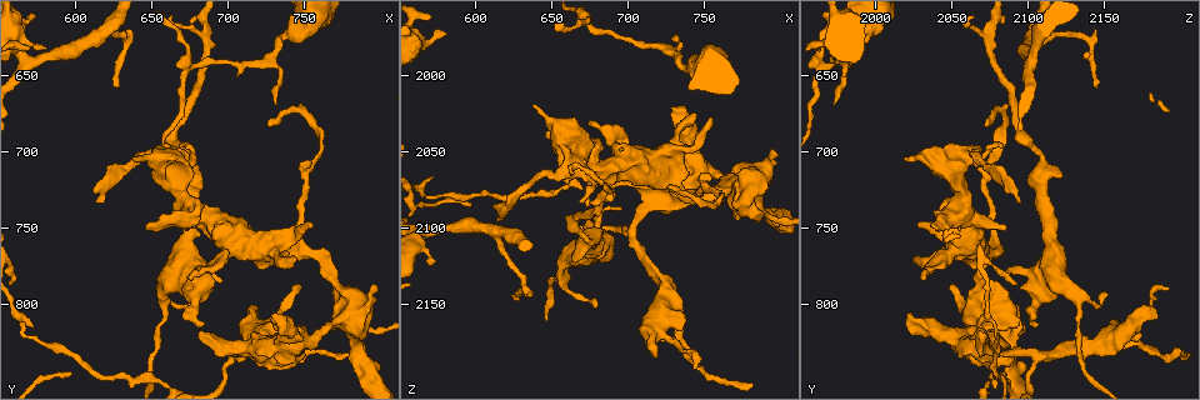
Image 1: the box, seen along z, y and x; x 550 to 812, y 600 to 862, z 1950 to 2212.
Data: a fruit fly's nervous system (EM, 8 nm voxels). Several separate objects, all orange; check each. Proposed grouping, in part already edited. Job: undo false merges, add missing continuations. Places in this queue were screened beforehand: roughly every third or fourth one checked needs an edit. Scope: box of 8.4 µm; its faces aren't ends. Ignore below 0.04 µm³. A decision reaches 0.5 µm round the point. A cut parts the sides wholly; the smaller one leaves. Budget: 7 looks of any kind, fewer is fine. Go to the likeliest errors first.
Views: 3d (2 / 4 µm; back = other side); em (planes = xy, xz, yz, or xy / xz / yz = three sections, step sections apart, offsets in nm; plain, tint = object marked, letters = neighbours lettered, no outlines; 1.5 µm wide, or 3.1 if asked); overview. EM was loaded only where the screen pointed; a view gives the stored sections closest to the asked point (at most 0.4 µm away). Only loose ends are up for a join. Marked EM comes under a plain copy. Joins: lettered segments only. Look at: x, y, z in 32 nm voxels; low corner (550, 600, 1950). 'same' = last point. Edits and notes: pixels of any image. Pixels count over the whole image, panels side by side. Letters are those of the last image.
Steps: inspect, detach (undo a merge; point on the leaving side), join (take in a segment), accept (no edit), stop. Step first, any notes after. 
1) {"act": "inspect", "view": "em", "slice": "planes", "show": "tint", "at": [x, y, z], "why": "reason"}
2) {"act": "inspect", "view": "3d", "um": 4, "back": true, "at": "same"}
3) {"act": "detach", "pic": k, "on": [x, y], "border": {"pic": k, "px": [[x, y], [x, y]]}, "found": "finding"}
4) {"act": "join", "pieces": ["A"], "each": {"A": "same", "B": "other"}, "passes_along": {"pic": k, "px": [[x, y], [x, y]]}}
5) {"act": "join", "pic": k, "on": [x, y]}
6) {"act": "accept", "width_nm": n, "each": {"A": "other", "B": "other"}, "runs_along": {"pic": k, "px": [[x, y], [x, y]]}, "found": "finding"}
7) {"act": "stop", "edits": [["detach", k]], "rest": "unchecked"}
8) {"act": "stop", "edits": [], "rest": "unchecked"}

{"act": "inspect", "view": "3d", "um": 2, "at": [578, 632, 1972], "why": "branch stops here"}

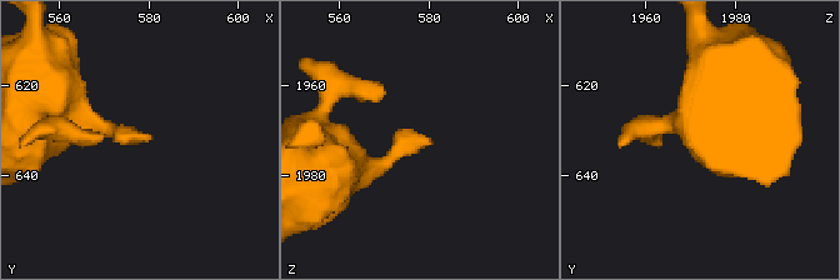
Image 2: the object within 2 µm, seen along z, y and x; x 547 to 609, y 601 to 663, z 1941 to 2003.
{"act": "inspect", "view": "em", "slice": "planes", "show": "tint", "at": [580, 632, 1972], "why": "need the tissue"}

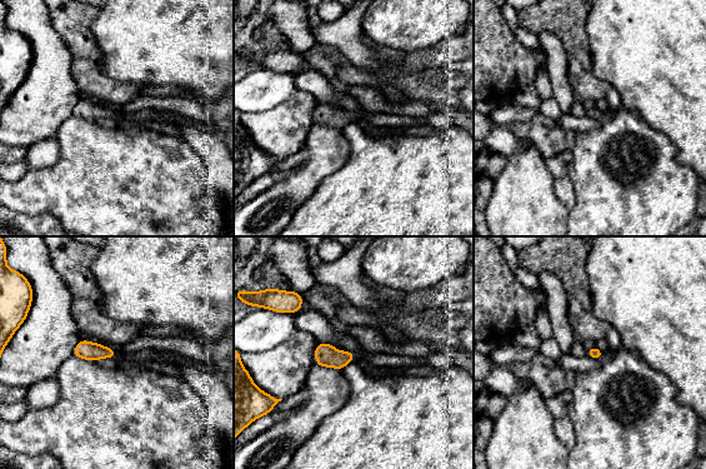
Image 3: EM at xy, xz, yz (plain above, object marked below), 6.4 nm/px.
{"act": "inspect", "view": "em", "slice": "planes", "show": "letters", "at": "same"}

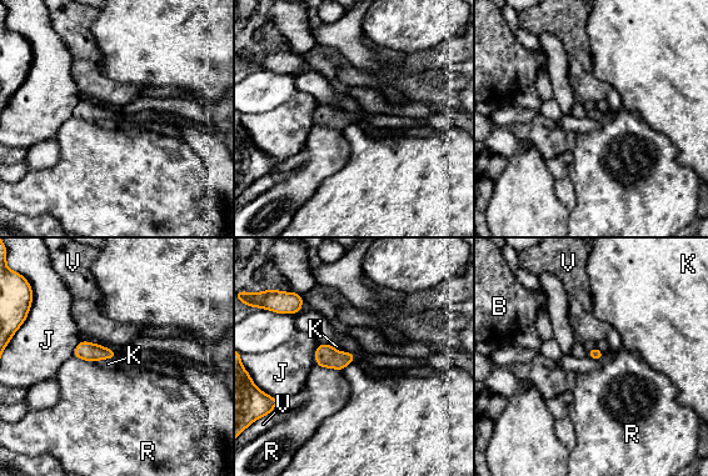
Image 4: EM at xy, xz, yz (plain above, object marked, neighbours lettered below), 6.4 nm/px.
{"act": "accept", "each": {"B": "other", "J": "other", "K": "other", "R": "other", "V": "other"}, "border": {"pic": 4, "px": [[115, 356], [94, 361]]}, "found": "none of them fits"}

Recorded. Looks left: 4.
{"act": "inspect", "view": "em", "slice": "yz", "step": 4, "show": "tint", "at": [630, 656, 2146], "why": "thin end"}

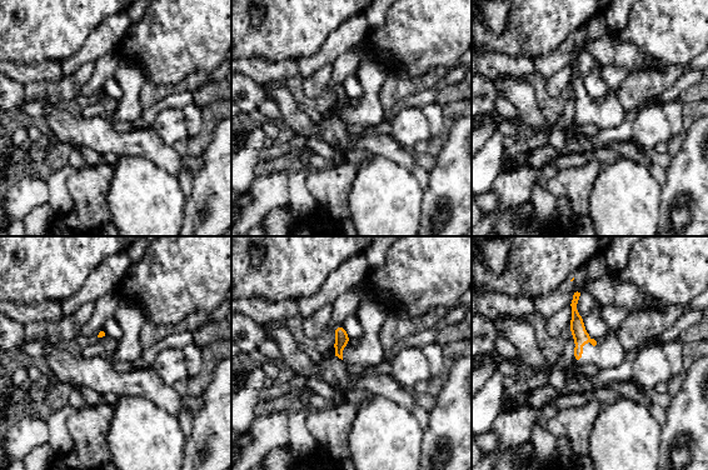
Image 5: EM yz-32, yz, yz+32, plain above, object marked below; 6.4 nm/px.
{"act": "inspect", "view": "em", "slice": "planes", "show": "letters", "at": "same", "why": "another direction"}

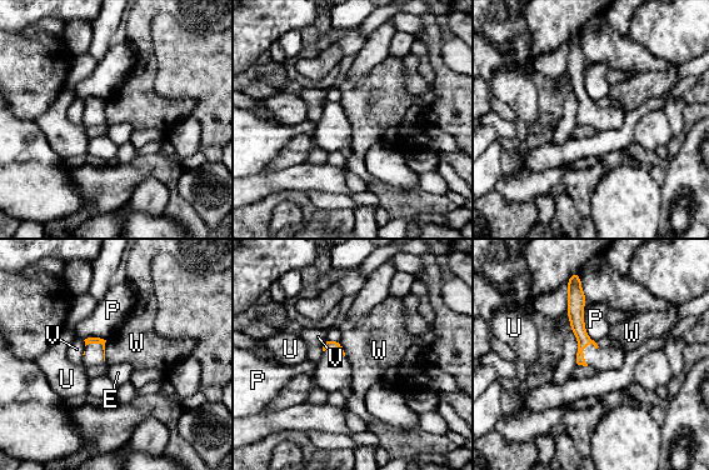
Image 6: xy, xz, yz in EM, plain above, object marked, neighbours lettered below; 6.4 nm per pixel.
{"act": "accept", "each": {"E": "other", "P": "other", "U": "other", "V": "other", "W": "other"}, "runs_along": {"pic": 6, "px": [[577, 288], [582, 361]]}, "found": "no lettered segment goes on from it"}

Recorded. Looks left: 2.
{"act": "inspect", "view": "em", "slice": "yz", "step": 8, "show": "letters", "at": [730, 804, 2022], "why": "free end"}

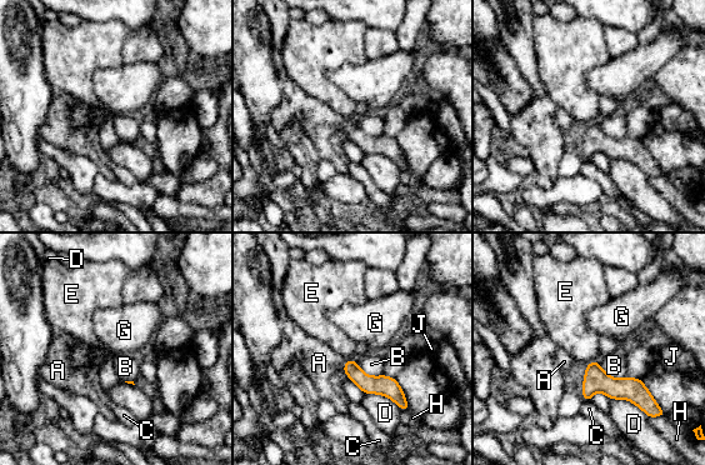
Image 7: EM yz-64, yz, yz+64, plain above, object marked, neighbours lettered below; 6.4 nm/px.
{"act": "inspect", "view": "em", "slice": "planes", "show": "letters", "at": "same"}

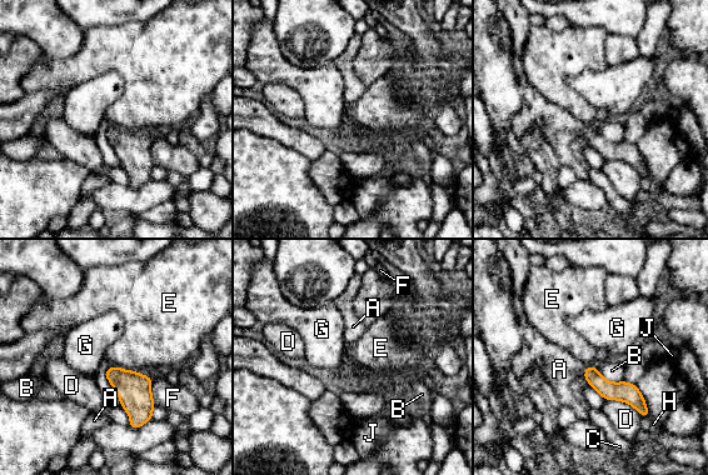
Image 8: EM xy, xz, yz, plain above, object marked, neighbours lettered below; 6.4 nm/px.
{"act": "join", "pieces": ["A"], "each": {"A": "same", "B": "other", "C": "other", "D": "other", "E": "other", "F": "other", "G": "other", "H": "other", "J": "other"}, "passes_along": {"pic": 8, "px": [[608, 390], [586, 370], [559, 369]]}, "found": "the neuron continues"}

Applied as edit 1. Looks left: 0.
{"act": "stop", "edits": [["join", 8]], "rest": "unchecked"}

